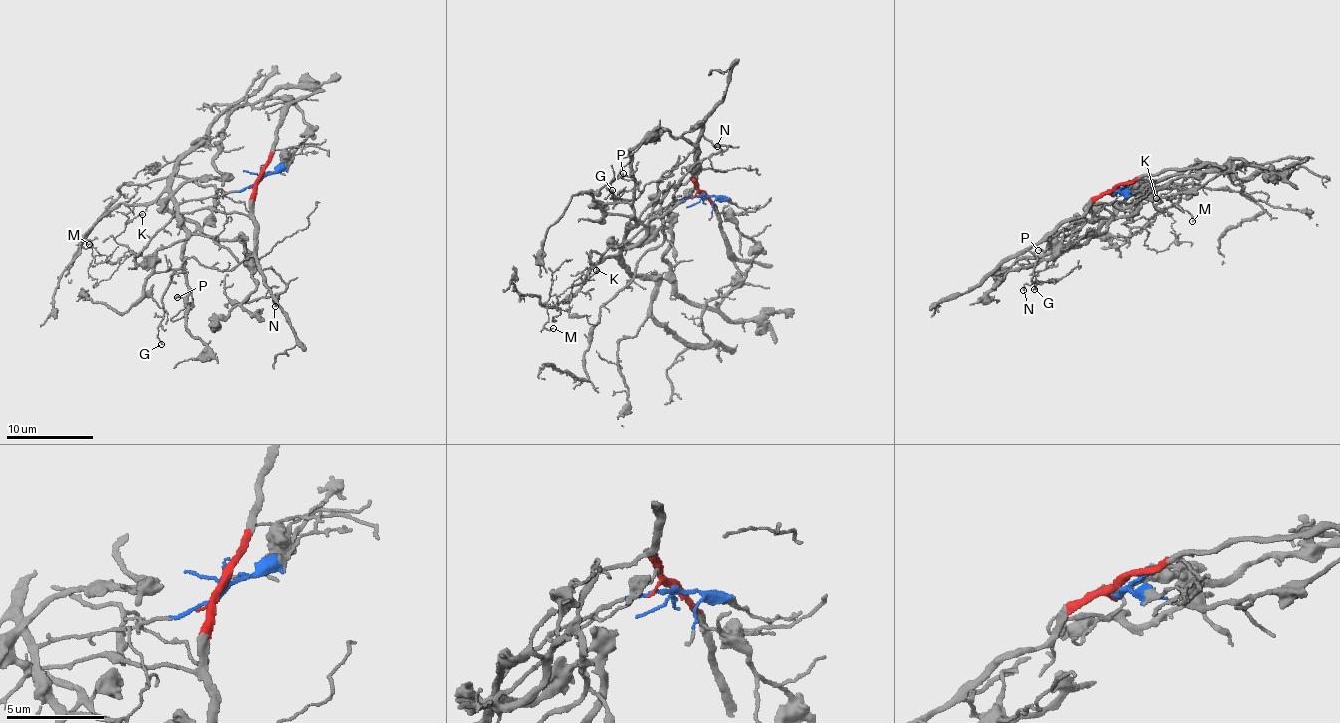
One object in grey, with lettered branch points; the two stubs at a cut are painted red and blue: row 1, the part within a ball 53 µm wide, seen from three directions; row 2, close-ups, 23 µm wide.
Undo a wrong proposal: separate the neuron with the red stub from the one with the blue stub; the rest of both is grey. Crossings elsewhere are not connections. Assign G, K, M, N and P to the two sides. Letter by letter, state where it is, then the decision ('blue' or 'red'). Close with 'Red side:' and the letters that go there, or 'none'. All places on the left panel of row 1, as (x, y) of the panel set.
G: place (161, 344); red
K: place (142, 214); red
M: place (89, 244); blue
N: place (275, 306); red
P: place (177, 297); blue
Red side: G, K, N

